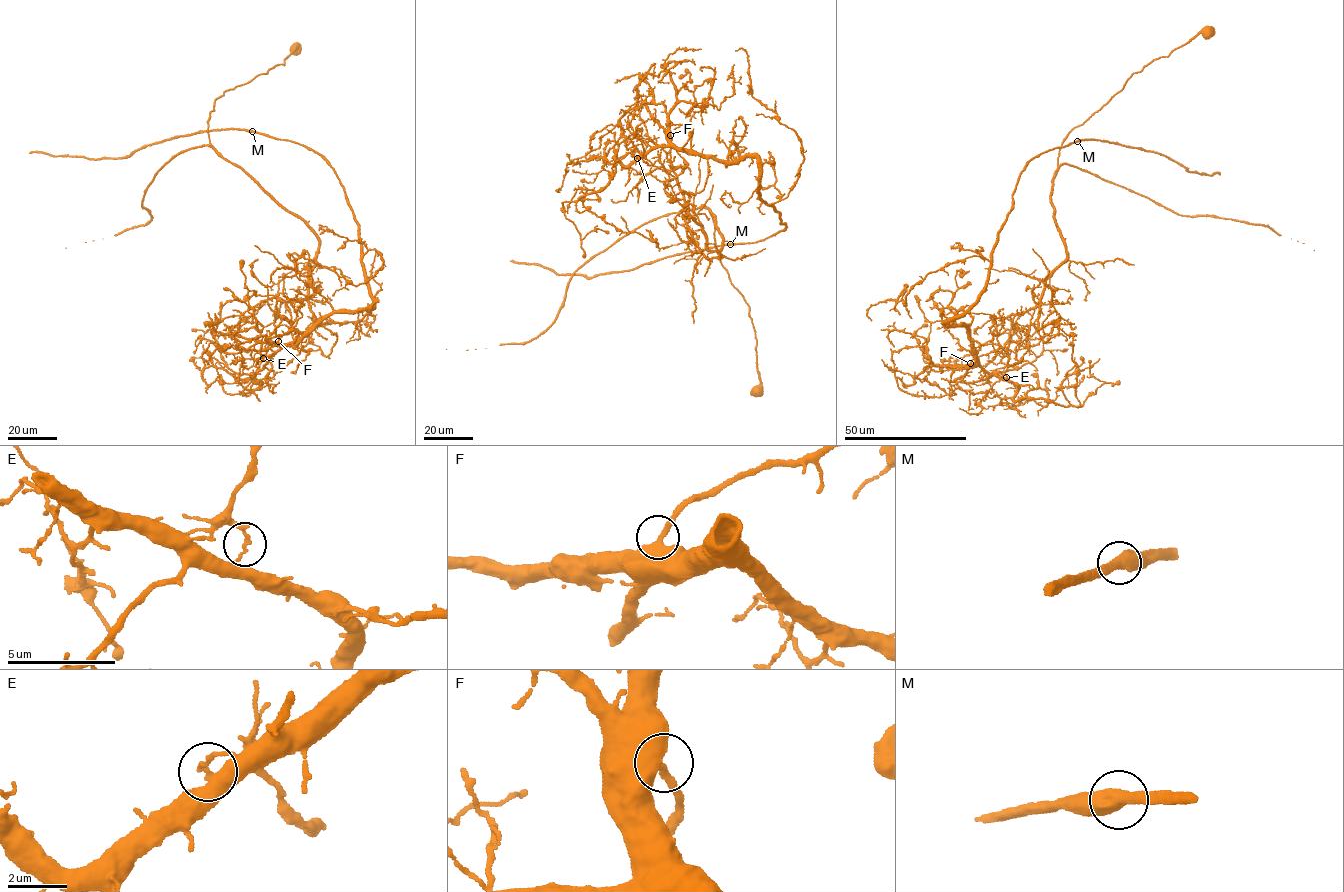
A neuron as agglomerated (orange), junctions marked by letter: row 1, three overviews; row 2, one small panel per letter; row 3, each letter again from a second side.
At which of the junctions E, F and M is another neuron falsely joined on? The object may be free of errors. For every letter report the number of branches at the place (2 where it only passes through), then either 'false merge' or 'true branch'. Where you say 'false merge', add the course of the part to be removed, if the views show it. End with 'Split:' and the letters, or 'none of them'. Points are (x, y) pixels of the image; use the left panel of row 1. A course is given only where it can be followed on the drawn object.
E: branches 2; false merge; course (263, 358), (276, 303), (306, 295), (318, 238), (211, 147), (179, 152), (155, 174), (145, 224), (65, 247)
F: branches 2; true branch
M: branches 2; true branch
Split: E

